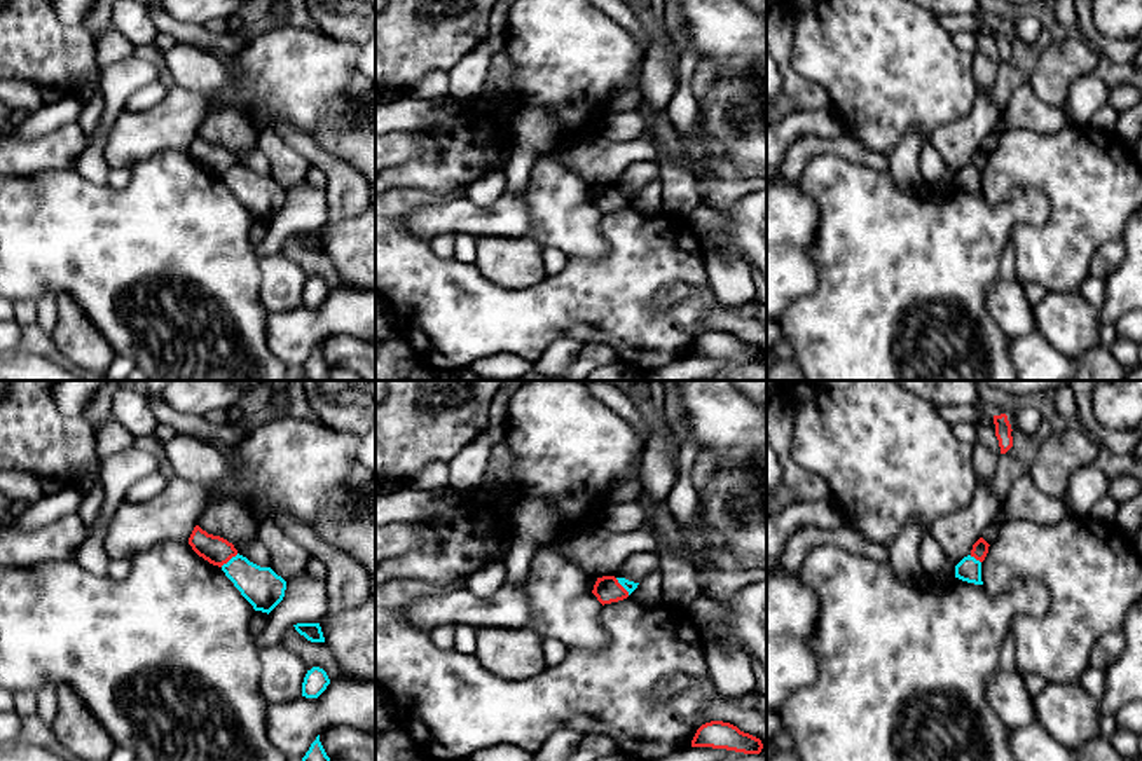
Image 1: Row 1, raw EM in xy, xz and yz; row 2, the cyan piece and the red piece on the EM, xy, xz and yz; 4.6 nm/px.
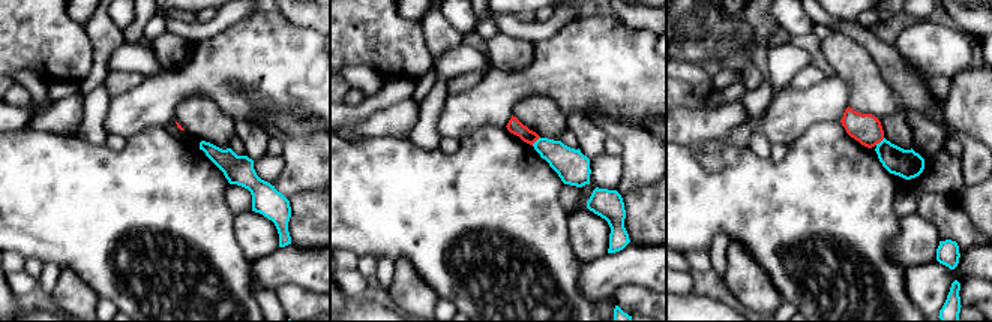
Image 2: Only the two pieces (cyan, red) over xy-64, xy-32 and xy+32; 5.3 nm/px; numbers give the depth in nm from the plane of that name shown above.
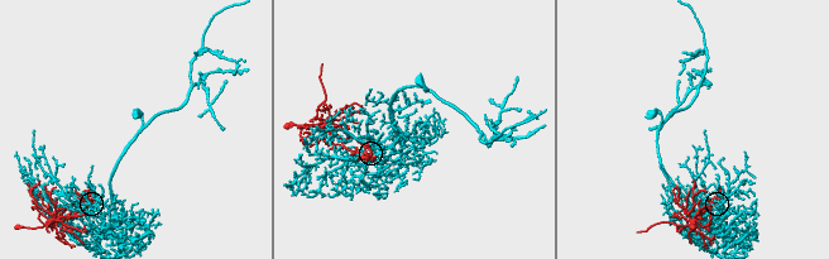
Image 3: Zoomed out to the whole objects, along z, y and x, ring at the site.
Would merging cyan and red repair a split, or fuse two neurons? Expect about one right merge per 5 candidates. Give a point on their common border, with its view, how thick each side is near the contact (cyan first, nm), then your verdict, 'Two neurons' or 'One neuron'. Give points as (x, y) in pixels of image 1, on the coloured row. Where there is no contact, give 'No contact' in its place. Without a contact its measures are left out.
Touches cyan at xy (231, 559). Thickness 180 nm (cyan) against 130 nm. Two neurons

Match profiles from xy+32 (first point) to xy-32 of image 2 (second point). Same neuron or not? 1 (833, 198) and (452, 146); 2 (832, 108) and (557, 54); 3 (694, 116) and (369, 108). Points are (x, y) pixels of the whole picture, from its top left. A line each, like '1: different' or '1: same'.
1: different
2: same
3: different

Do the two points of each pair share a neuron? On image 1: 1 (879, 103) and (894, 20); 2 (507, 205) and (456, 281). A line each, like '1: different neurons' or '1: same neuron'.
1: same neuron
2: different neurons

